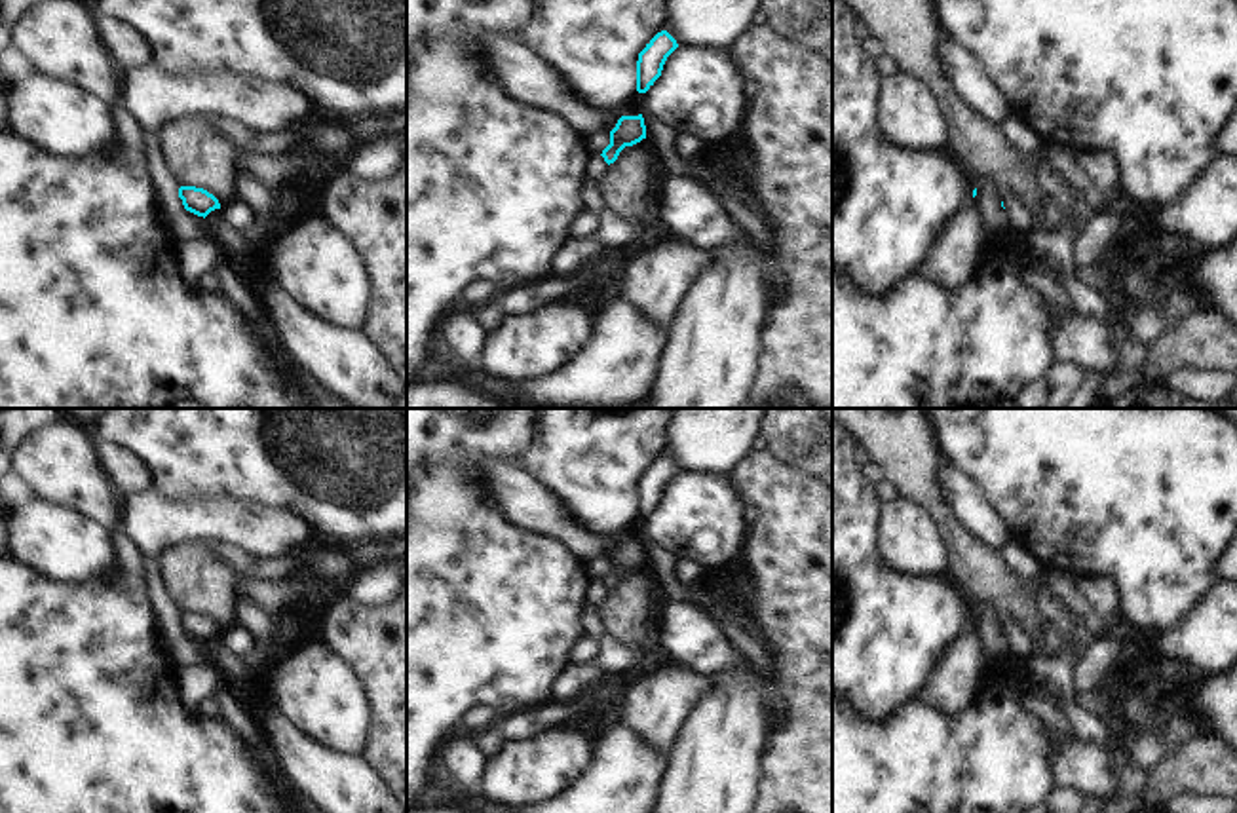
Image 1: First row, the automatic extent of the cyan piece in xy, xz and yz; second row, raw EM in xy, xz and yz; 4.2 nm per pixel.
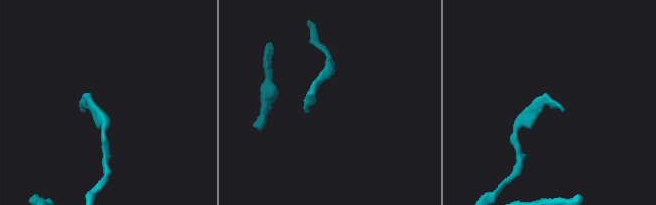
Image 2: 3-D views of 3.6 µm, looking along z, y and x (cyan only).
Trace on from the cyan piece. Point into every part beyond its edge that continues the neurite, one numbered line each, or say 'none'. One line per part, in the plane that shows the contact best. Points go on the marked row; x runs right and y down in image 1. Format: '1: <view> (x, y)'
none

